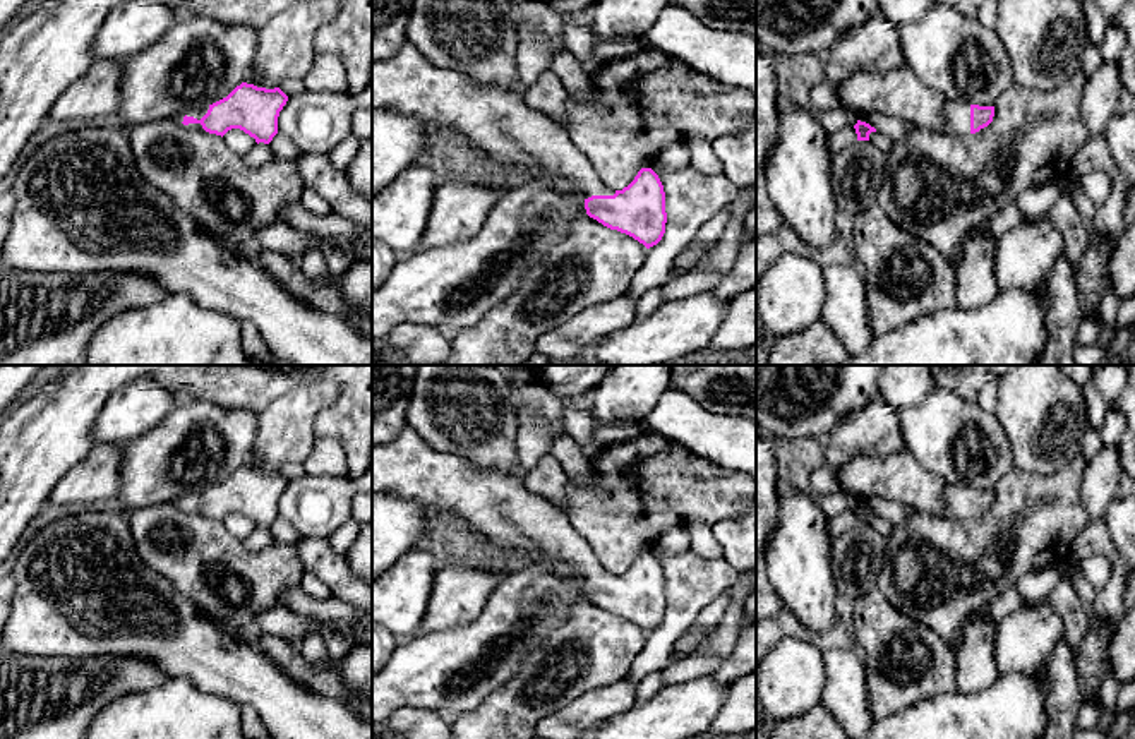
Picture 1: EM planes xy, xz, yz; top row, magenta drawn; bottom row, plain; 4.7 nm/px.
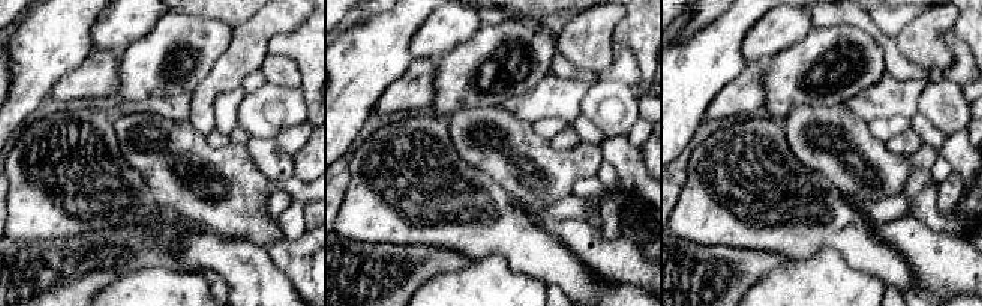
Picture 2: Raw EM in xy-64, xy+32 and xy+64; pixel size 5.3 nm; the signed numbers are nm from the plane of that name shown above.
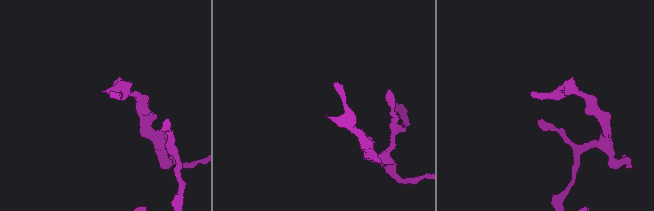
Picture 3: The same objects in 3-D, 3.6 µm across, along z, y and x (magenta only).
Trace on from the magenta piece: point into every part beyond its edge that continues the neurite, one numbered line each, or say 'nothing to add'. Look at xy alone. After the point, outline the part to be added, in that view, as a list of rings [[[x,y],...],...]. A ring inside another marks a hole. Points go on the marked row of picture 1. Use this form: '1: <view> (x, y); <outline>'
1: xy (198, 114); [[[204,106],[204,108],[199,108],[199,110],[190,110],[190,111],[185,111],[185,113],[178,113],[175,117],[175,120],[183,122],[185,115],[201,120],[207,113],[207,110],[209,110],[209,106]]]

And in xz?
1: xz (530, 144); [[[410,41],[393,58],[372,62],[372,111],[377,110],[454,127],[525,182],[545,178],[578,199],[616,194],[555,118],[528,108],[516,91],[477,86],[434,65]]]

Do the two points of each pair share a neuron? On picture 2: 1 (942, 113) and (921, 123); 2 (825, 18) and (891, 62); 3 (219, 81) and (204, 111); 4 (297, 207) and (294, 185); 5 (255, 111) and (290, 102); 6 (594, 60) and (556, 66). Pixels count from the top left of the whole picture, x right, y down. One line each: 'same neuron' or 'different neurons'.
1: different neurons
2: same neuron
3: same neuron
4: same neuron
5: same neuron
6: different neurons

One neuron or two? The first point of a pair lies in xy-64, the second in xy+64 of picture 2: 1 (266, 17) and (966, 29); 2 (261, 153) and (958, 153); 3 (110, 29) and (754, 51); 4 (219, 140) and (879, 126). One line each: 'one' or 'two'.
1: two
2: one
3: one
4: two

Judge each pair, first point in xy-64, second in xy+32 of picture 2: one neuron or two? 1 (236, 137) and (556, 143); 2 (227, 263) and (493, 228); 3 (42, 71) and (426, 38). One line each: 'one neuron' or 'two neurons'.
1: two neurons
2: one neuron
3: two neurons

